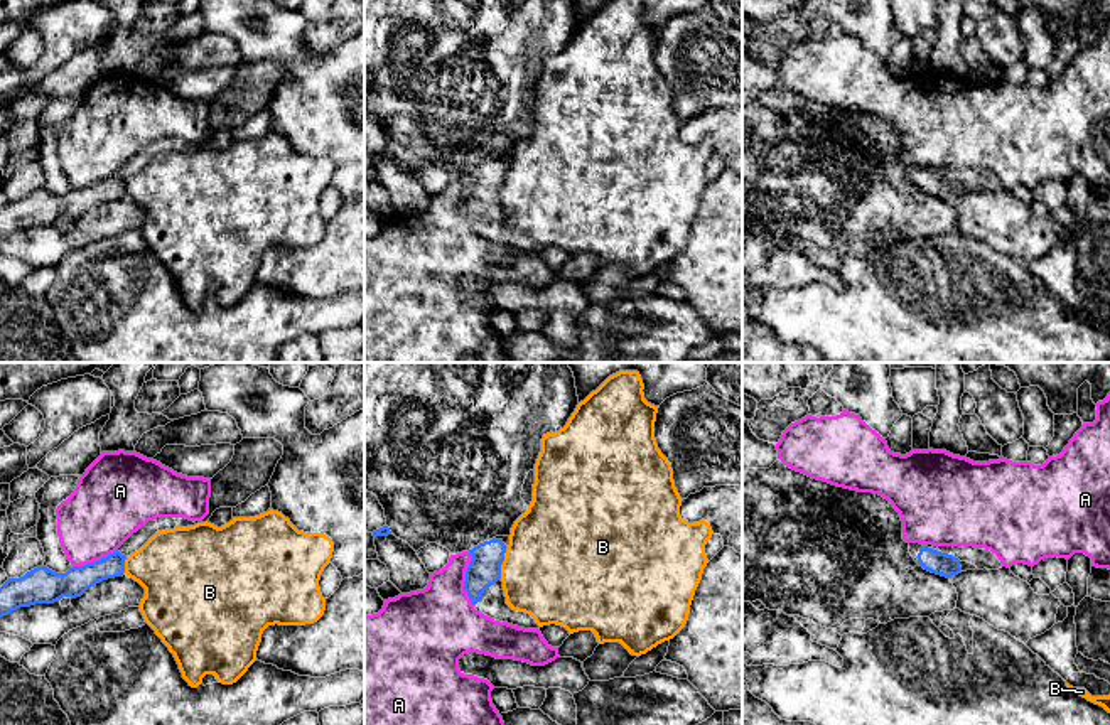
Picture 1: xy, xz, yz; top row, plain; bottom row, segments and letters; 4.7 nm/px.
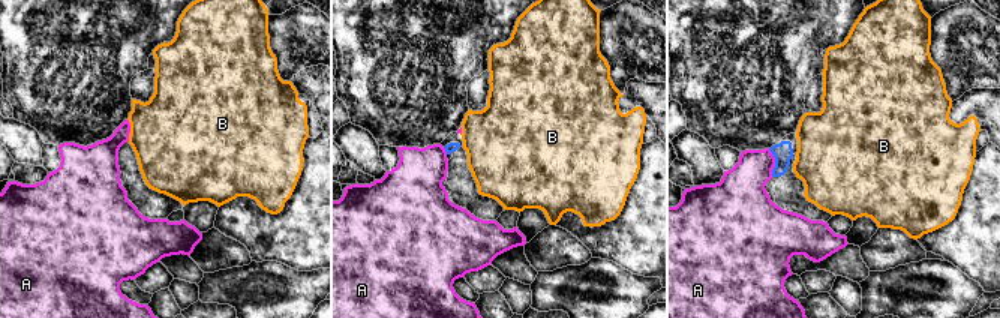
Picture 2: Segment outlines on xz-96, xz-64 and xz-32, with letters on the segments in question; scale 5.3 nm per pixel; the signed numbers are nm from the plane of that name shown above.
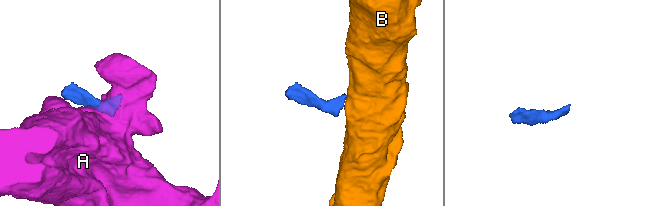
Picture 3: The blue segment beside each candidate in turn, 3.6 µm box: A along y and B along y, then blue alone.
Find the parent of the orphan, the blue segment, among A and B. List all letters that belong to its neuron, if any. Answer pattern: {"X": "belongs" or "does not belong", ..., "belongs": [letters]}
{"A": "does not belong", "B": "does not belong", "belongs": []}

